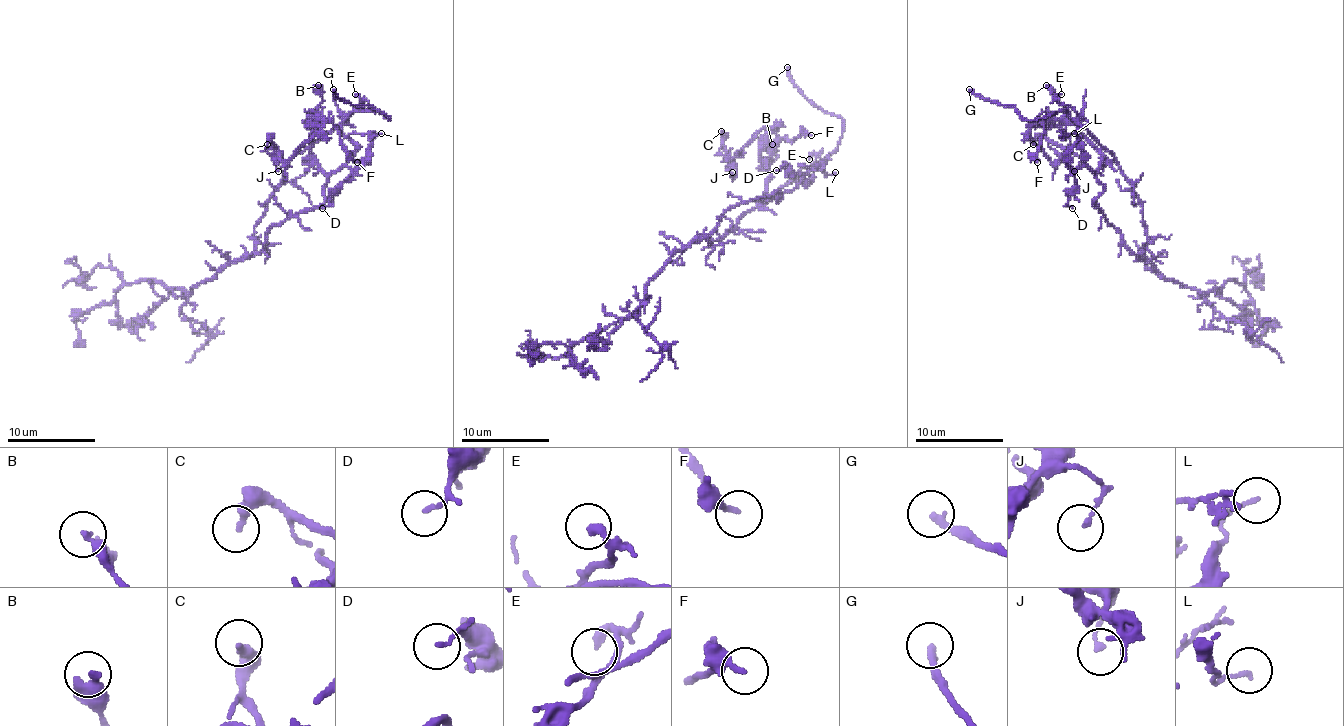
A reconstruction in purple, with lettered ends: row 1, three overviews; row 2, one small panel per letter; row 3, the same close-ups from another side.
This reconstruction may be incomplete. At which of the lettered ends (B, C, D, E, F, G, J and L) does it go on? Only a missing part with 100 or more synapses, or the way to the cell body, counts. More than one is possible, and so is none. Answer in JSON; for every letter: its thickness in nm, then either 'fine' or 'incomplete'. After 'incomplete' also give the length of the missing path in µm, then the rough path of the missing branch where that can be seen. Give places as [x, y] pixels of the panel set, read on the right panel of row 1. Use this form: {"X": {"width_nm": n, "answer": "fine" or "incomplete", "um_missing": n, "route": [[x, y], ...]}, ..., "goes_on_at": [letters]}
{"B": {"width_nm": 320, "answer": "fine"}, "C": {"width_nm": 300, "answer": "fine"}, "D": {"width_nm": 80, "answer": "fine"}, "E": {"width_nm": 280, "answer": "fine"}, "F": {"width_nm": 320, "answer": "fine"}, "G": {"width_nm": 200, "answer": "incomplete", "um_missing": 15, "route": [[969, 89], [951, 81], [938, 67], [914, 57]]}, "J": {"width_nm": 140, "answer": "fine"}, "L": {"width_nm": 120, "answer": "fine"}, "goes_on_at": ["G"]}

